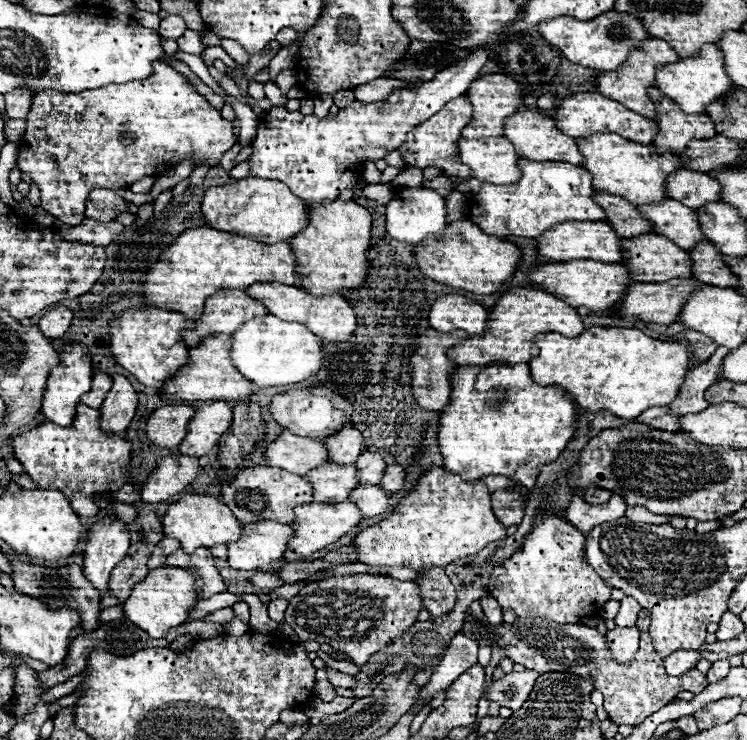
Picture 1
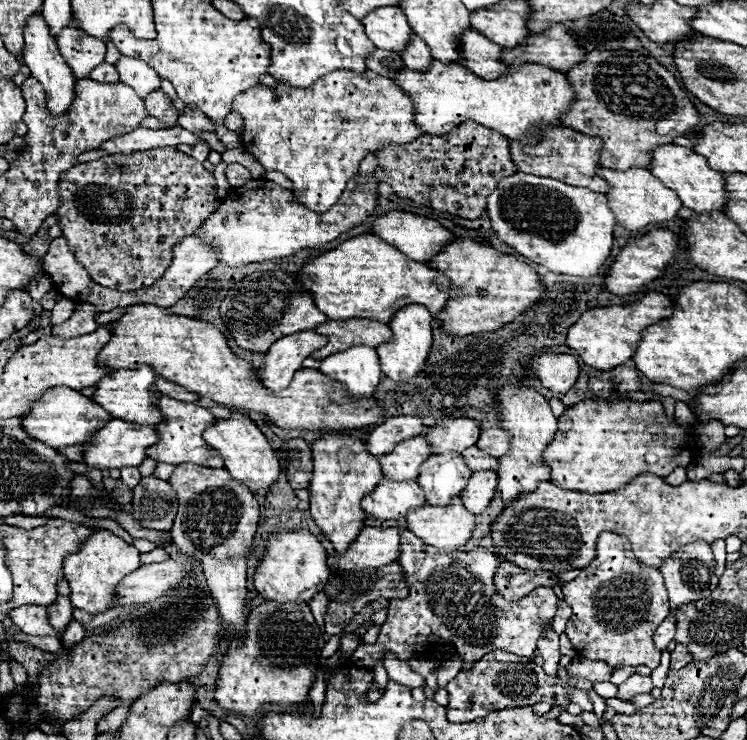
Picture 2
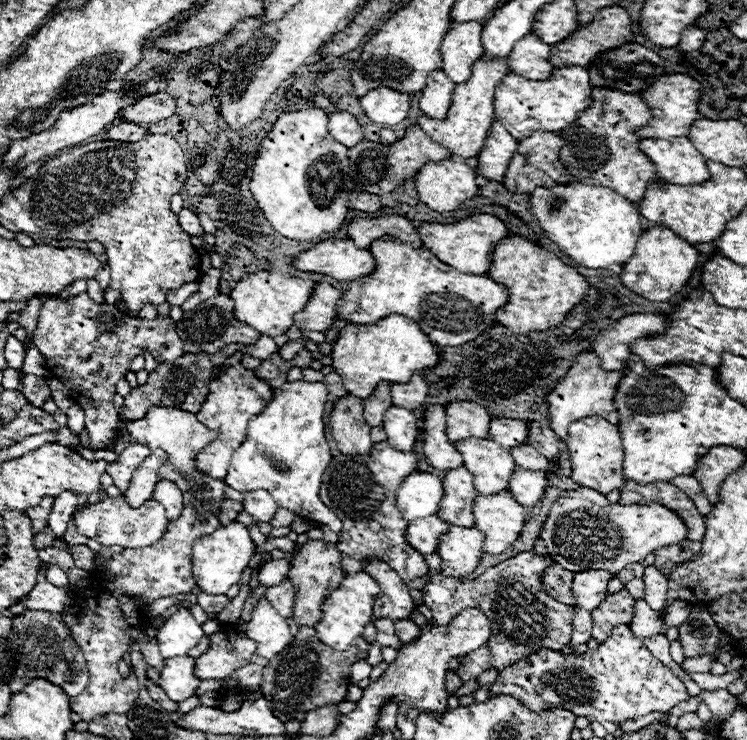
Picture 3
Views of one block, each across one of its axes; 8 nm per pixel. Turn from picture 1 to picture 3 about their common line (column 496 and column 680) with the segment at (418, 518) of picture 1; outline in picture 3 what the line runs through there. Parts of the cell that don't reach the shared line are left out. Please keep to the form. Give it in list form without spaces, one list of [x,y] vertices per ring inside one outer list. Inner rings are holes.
[[[590,490],[564,492],[552,506],[538,538],[544,542],[548,556],[570,572],[608,570],[618,574],[632,562],[642,562],[650,552],[686,538],[686,526],[674,512],[660,504],[610,504],[606,496]]]

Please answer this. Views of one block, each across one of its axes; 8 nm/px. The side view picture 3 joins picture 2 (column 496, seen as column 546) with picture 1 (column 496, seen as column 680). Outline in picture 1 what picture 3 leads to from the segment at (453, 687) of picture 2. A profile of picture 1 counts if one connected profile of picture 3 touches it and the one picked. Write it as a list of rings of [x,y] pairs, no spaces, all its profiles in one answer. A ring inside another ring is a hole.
[[[532,670],[510,672],[502,680],[490,682],[488,698],[492,702],[498,702],[500,706],[516,710],[520,708],[520,704],[524,704],[524,700],[528,700],[528,694],[536,684],[536,676],[538,672],[532,672]]]

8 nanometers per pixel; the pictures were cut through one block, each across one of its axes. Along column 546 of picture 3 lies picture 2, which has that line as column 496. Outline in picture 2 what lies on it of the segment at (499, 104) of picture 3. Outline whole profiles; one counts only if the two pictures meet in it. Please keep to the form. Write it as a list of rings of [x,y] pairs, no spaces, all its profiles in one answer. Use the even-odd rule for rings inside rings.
[[[432,60],[428,66],[428,72],[416,72],[410,68],[404,68],[394,78],[396,86],[404,88],[404,92],[410,96],[414,104],[414,122],[426,132],[426,134],[448,134],[458,124],[472,120],[478,124],[484,124],[486,128],[492,128],[500,132],[502,136],[510,140],[520,140],[526,144],[538,142],[536,138],[536,126],[538,124],[560,124],[560,116],[570,110],[570,102],[574,100],[574,90],[566,76],[562,72],[556,72],[552,68],[544,68],[540,64],[520,64],[520,66],[508,66],[508,72],[504,72],[496,80],[482,80],[478,76],[472,76],[466,68],[460,64],[444,64],[440,60]],[[532,128],[532,138],[522,138]]]

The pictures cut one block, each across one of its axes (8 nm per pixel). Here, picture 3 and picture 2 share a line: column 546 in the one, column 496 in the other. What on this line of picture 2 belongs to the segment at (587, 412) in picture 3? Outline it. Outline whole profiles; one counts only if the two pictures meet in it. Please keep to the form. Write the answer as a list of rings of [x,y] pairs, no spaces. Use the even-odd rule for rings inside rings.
[[[504,384],[498,390],[496,400],[498,400],[498,412],[500,412],[500,426],[512,438],[510,452],[498,458],[500,460],[498,486],[502,492],[502,500],[510,504],[518,494],[532,492],[536,490],[538,482],[550,478],[550,470],[548,466],[544,466],[540,456],[556,434],[556,418],[548,408],[546,398],[536,388],[530,388],[524,384]]]

